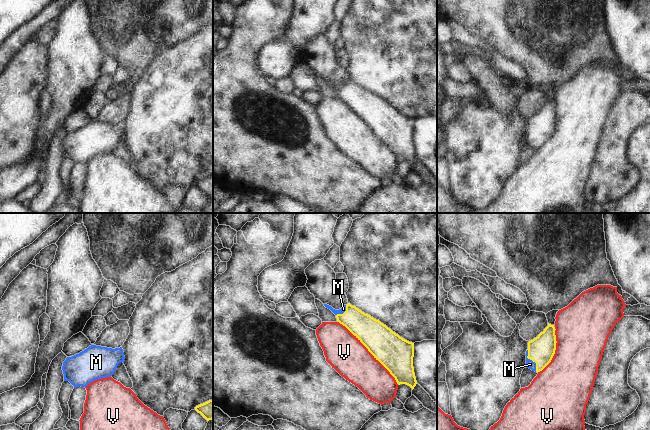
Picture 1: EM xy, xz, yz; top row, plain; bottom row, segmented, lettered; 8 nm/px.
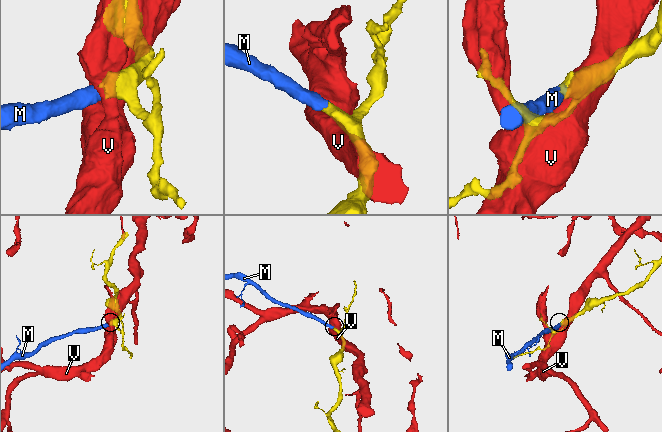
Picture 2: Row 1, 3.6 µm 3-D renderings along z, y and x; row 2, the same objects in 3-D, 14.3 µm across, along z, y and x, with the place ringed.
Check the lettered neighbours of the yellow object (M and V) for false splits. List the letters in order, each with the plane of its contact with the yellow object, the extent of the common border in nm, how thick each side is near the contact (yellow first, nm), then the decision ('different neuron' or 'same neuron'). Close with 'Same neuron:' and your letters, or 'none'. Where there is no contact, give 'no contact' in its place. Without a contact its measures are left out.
M: yz | 200 nm | 220/70 nm | same neuron
V: xz | 700 nm | 280/300 nm | different neuron
Same neuron: M

